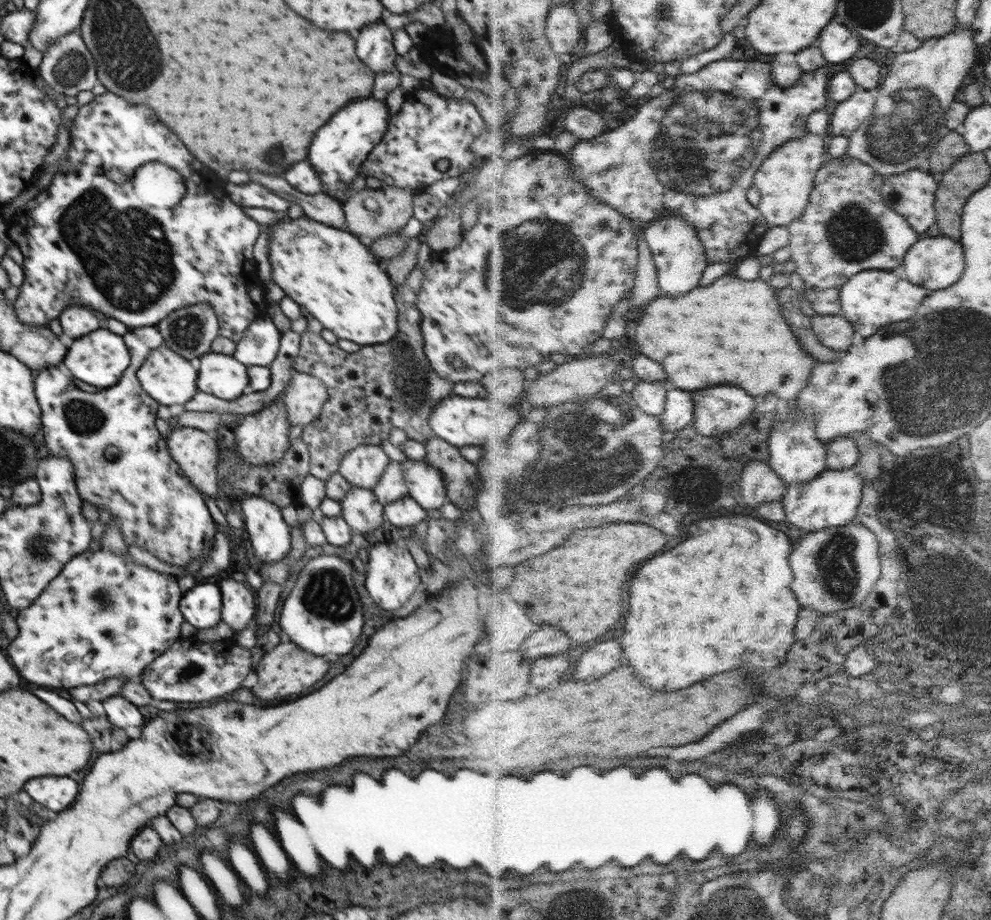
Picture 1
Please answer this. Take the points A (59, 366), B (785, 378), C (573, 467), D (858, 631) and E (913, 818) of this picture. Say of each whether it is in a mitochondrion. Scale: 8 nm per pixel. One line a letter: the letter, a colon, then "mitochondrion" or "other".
A: other
B: mitochondrion
C: mitochondrion
D: other
E: other

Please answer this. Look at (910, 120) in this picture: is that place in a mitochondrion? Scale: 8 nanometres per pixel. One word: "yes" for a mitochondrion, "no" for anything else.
yes

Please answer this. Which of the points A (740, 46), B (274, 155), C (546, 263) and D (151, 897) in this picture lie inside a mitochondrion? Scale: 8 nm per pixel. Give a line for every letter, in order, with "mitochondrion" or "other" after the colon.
A: other
B: mitochondrion
C: mitochondrion
D: other

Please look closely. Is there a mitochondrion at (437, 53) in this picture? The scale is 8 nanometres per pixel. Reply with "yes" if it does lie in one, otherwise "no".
yes

